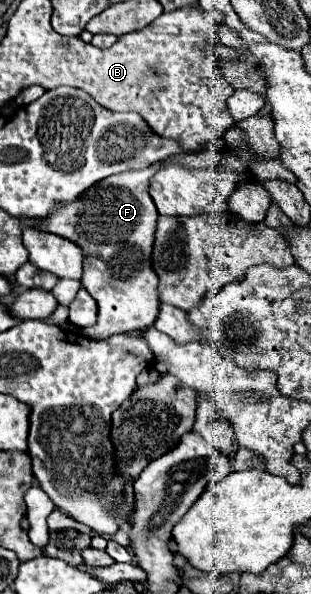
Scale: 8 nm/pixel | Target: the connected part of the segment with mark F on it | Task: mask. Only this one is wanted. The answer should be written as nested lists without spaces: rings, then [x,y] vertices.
[[[162,163],[106,177],[96,187],[88,189],[84,197],[66,203],[66,207],[46,217],[42,225],[42,231],[46,229],[62,235],[78,243],[84,251],[82,287],[86,287],[98,303],[96,325],[82,329],[82,335],[90,339],[108,339],[116,333],[146,329],[158,317],[158,275],[152,267],[158,211],[148,195],[148,183],[158,165]]]

